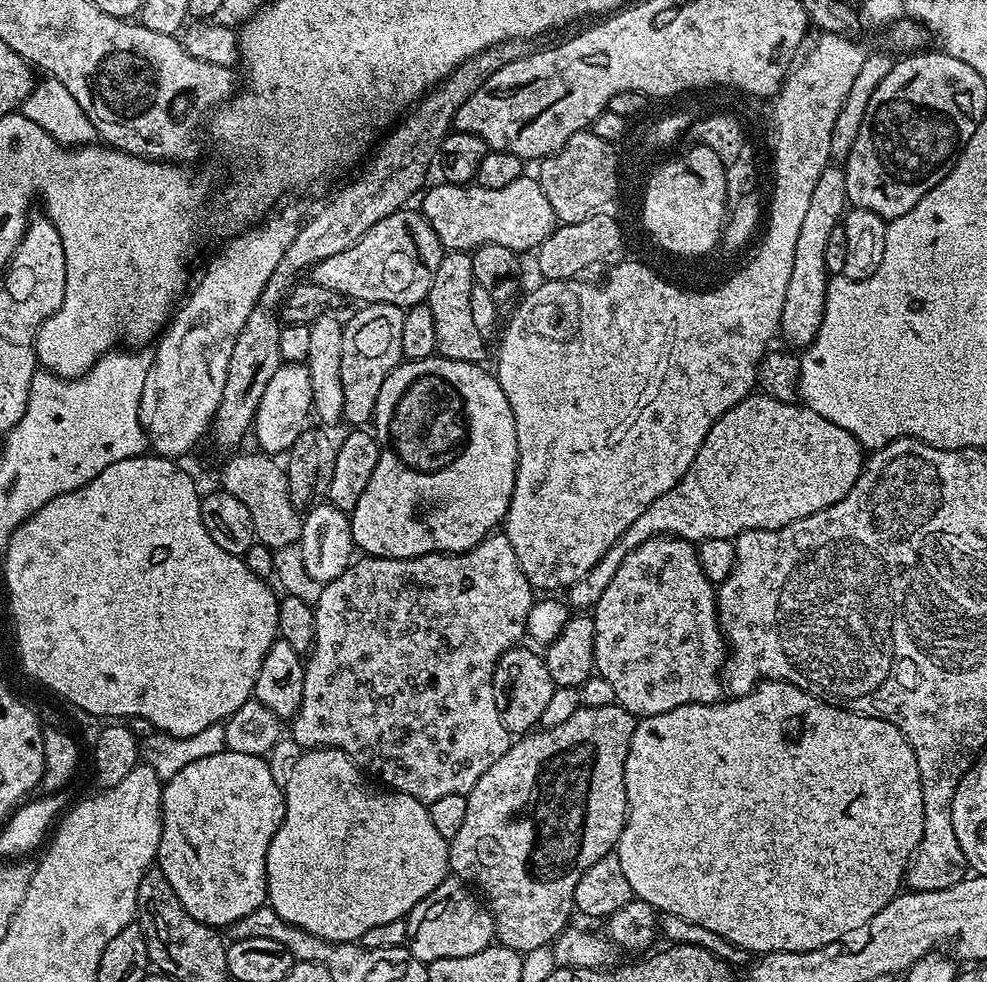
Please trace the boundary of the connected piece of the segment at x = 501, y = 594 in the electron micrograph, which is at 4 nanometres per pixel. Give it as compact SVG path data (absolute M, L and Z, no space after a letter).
M503 534L487 536L469 552L431 552L405 560L369 555L360 559L349 564L341 576L323 585L321 597L314 605L314 638L304 665L302 706L298 706L296 715L290 720L292 740L301 744L299 747L304 750L326 747L342 750L373 781L425 802L437 800L446 794L467 796L474 782L478 782L478 778L482 778L482 774L486 774L486 770L490 770L490 766L494 766L494 762L506 754L510 743L510 733L495 705L495 686L492 683L495 666L504 652L513 647L514 642L525 639L528 615L534 603L532 583L526 574L522 574L518 554L514 554L514 546L510 546L507 536Z

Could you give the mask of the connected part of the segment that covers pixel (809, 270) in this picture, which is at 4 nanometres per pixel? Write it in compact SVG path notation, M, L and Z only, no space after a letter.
M829 166L822 170L814 191L810 194L810 207L806 210L798 242L794 246L794 270L790 270L790 286L786 286L786 302L782 306L779 335L796 350L811 344L822 326L822 314L826 306L826 290L830 273L826 270L826 238L843 221L849 207L846 194L846 178L840 166Z

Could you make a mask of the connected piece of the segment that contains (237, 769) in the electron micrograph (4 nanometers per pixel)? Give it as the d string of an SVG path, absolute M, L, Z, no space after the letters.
M225 750L190 763L163 785L158 867L166 882L174 886L174 894L178 894L186 914L217 930L227 929L238 918L246 918L254 909L265 907L268 899L264 867L270 842L284 821L284 790L278 780L276 784L276 776L266 761L264 756Z

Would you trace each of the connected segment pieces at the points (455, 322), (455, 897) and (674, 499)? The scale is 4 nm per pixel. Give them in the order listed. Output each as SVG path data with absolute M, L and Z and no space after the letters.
M445 251L444 257L434 272L426 303L430 314L434 314L434 334L436 351L448 360L480 364L484 356L486 337L478 334L474 327L474 317L470 314L470 290L472 279L472 258L467 252Z
M445 878L441 884L418 906L414 906L406 919L415 926L410 936L410 947L414 958L423 964L438 958L466 958L466 954L478 954L478 950L493 943L496 927L492 914L475 895L471 896L463 880Z
M763 394L750 395L742 402L738 402L738 406L726 410L726 414L722 414L722 418L718 418L718 422L714 422L714 426L710 426L710 434L706 434L706 438L702 442L694 462L690 462L690 470L686 470L686 474L682 474L679 482L670 490L666 490L666 494L662 494L662 498L654 498L654 502L650 502L650 506L646 506L646 510L642 510L642 514L638 514L638 518L634 518L634 523L624 531L622 538L618 538L618 542L614 542L614 546L600 559L598 566L594 566L594 570L590 570L590 574L586 574L586 578L574 582L566 589L567 603L576 610L591 609L598 602L598 598L602 598L602 590L606 590L606 586L610 586L610 578L614 578L614 574L618 574L618 566L622 566L626 554L630 554L638 546L642 546L642 542L646 542L655 536L677 536L683 540L691 540L693 542L709 540L710 538L732 540L750 530L785 528L794 523L794 521L806 518L810 514L818 514L818 510L826 510L834 502L838 502L842 498L846 498L846 494L850 494L850 490L858 482L860 472L864 468L865 459L865 449L856 441L854 434L842 430L842 426L834 426L834 422L822 418L822 414L810 410L803 403L787 404L786 402L778 402L772 396L765 396Z

